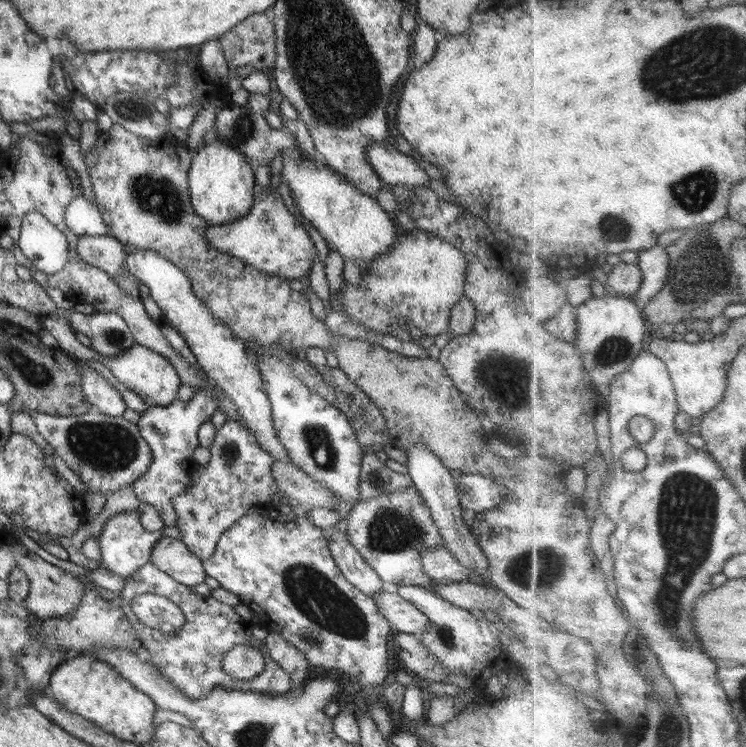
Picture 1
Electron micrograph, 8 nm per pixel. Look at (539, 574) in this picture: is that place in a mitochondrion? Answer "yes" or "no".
yes

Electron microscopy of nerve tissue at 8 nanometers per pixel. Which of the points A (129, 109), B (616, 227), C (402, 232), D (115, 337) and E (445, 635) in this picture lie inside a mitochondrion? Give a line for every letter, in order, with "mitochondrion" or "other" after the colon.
A: mitochondrion
B: mitochondrion
C: other
D: mitochondrion
E: mitochondrion

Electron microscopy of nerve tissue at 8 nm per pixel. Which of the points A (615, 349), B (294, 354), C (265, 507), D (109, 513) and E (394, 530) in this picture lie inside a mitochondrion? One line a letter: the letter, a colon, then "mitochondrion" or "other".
A: mitochondrion
B: other
C: other
D: other
E: mitochondrion

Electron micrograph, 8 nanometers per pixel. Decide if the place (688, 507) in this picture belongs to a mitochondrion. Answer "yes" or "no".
yes

